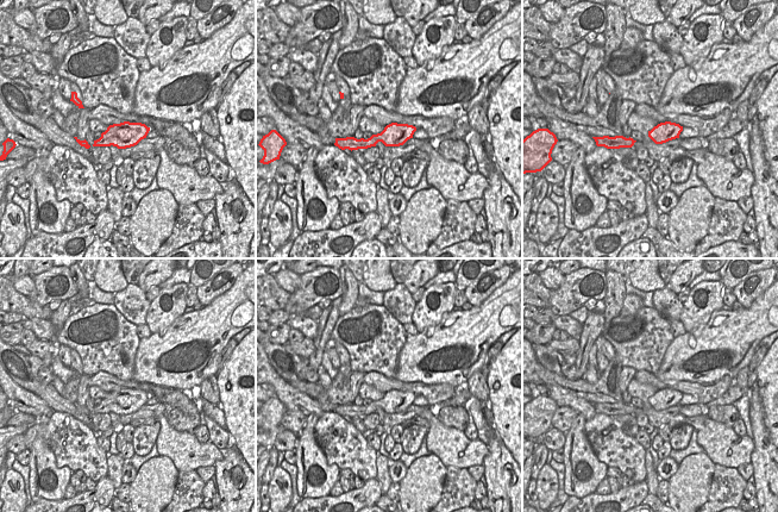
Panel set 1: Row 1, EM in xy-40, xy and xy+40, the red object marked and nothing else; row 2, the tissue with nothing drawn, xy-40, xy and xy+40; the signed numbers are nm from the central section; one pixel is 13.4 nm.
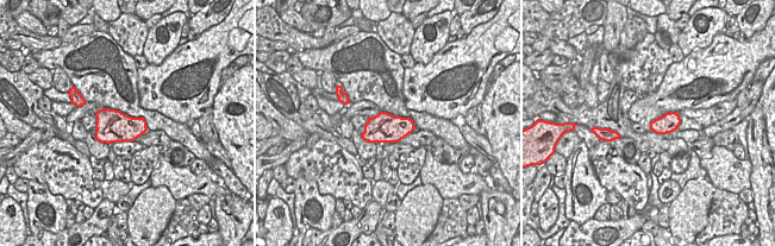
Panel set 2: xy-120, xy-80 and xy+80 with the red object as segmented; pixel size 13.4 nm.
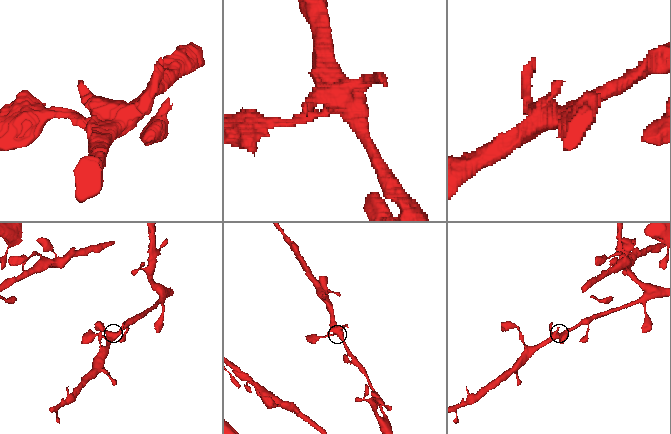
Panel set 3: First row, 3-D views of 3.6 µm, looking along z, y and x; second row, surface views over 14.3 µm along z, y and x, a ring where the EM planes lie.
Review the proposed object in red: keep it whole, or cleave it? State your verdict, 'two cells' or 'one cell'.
one cell

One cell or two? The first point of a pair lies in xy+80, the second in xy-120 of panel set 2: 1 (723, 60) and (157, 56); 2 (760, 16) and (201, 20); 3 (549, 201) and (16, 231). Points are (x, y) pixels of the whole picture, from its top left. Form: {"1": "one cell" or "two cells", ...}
{"1": "two cells", "2": "one cell", "3": "one cell"}

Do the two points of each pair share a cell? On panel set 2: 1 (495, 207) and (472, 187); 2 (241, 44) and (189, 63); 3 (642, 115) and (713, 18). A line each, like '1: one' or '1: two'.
1: two
2: one
3: two

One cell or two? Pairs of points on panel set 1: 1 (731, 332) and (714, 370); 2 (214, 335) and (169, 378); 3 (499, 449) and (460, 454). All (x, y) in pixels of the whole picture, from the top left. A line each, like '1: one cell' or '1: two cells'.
1: one cell
2: one cell
3: two cells

